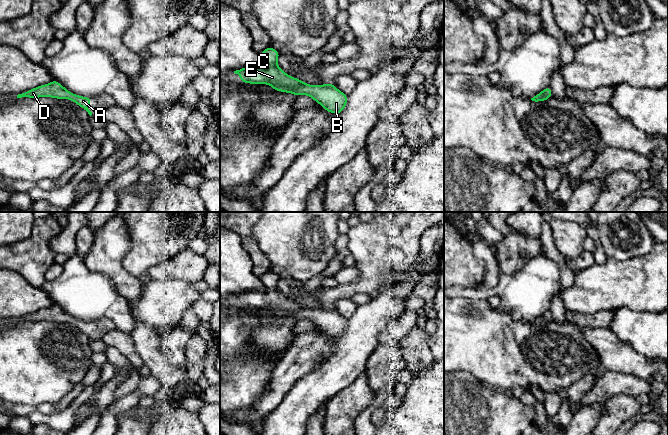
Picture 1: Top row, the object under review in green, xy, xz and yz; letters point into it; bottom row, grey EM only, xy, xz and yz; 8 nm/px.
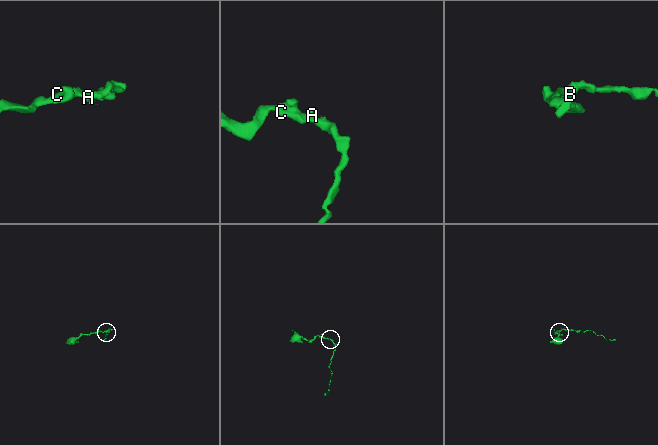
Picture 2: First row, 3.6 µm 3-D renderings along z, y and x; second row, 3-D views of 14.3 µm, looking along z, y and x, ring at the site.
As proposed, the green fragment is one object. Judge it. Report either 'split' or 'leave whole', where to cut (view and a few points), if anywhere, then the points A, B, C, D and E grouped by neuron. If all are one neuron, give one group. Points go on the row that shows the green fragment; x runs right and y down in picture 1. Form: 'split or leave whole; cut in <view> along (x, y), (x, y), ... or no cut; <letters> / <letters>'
leave whole; no cut; A B C D E

